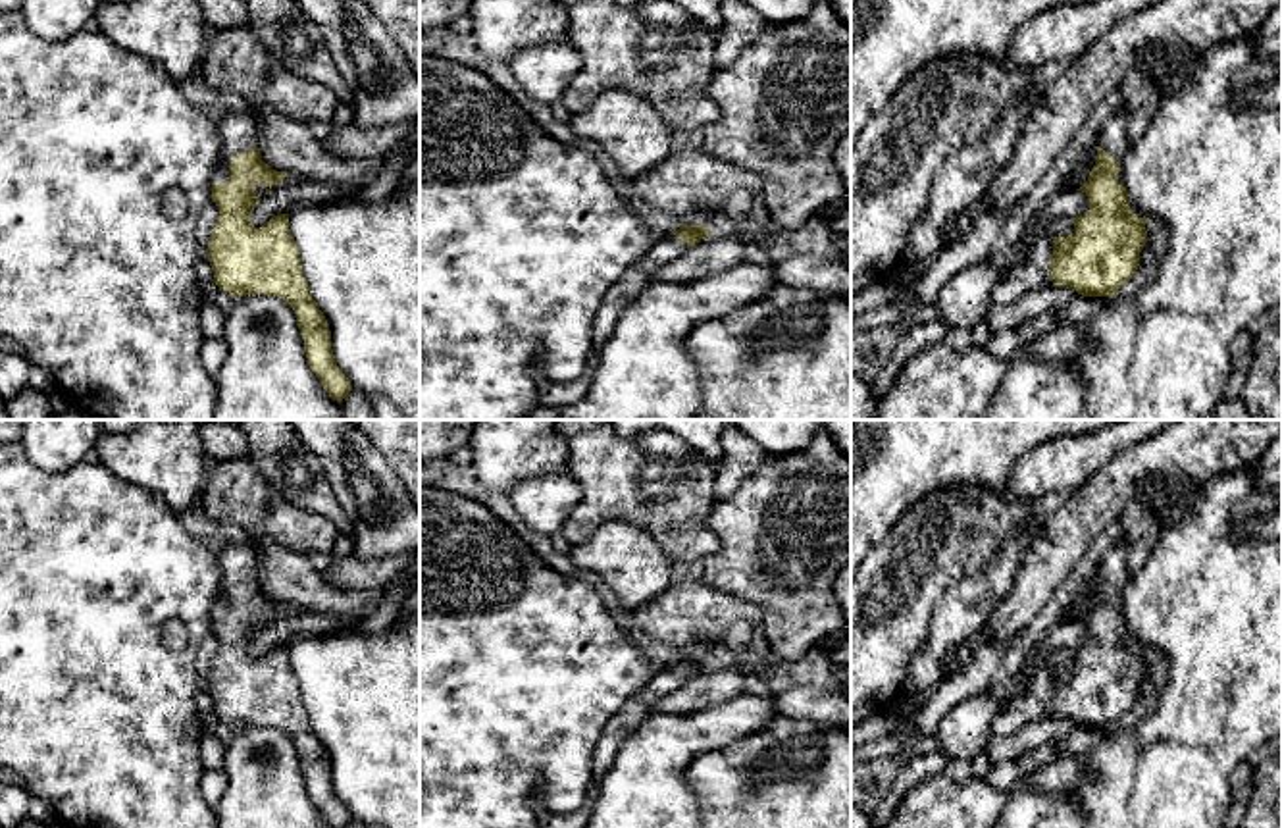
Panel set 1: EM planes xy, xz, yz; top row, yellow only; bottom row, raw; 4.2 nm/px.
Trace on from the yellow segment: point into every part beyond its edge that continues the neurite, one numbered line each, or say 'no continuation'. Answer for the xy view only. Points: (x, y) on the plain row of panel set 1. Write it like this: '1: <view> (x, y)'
1: xy (237, 563)

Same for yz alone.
1: yz (1111, 569)

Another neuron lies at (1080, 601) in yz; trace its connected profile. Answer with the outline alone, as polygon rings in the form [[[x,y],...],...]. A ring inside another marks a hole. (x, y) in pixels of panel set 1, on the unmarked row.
[[[1095,572],[1088,582],[1080,585],[1078,593],[1072,597],[1072,601],[1064,608],[1064,616],[1063,616],[1064,622],[1076,622],[1088,612],[1090,603],[1095,597],[1097,578],[1099,576]]]

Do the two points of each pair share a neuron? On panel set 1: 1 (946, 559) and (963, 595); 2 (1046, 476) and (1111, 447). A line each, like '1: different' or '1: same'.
1: different
2: same

